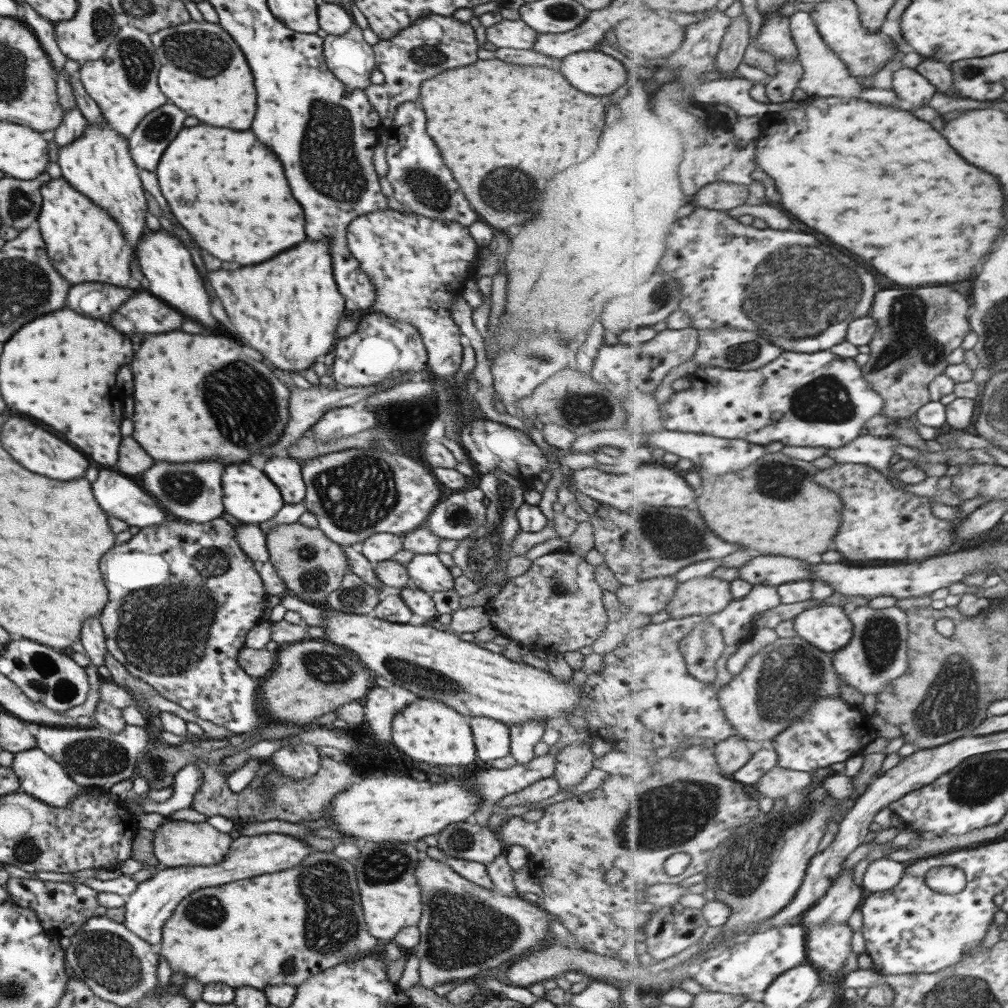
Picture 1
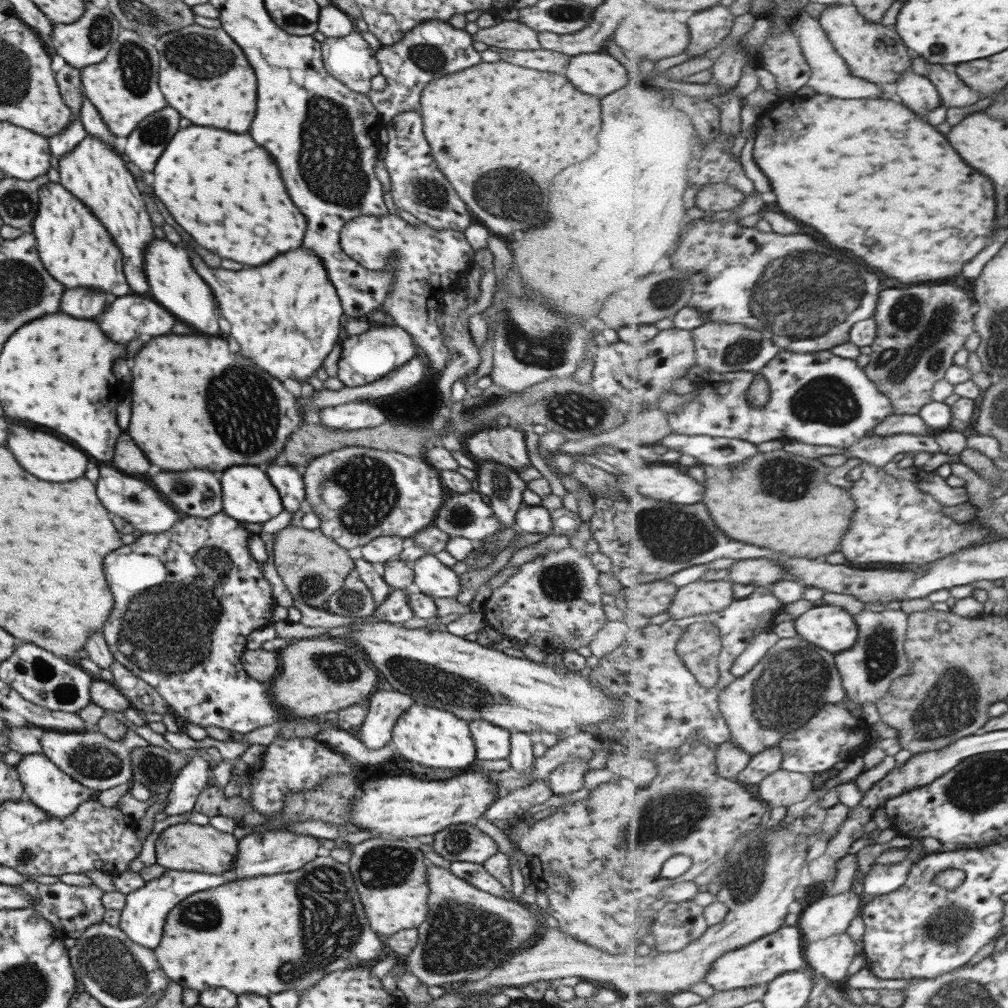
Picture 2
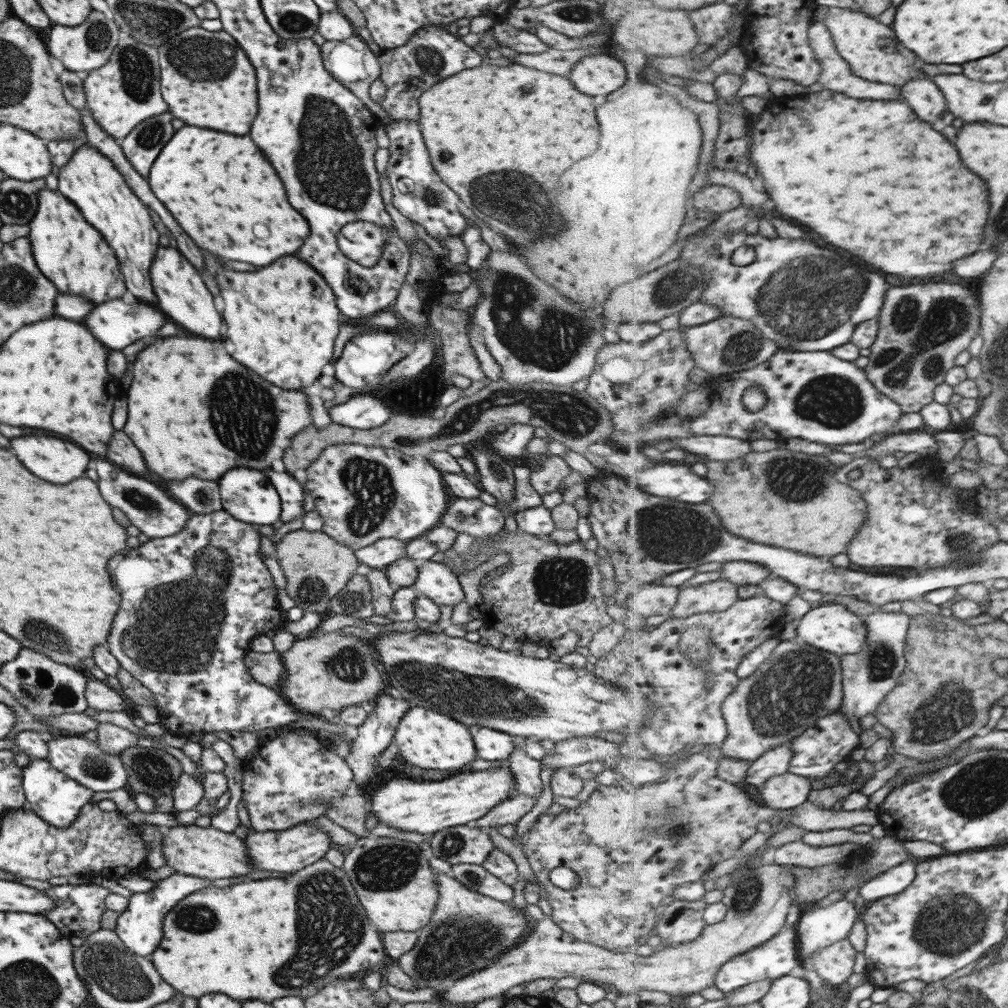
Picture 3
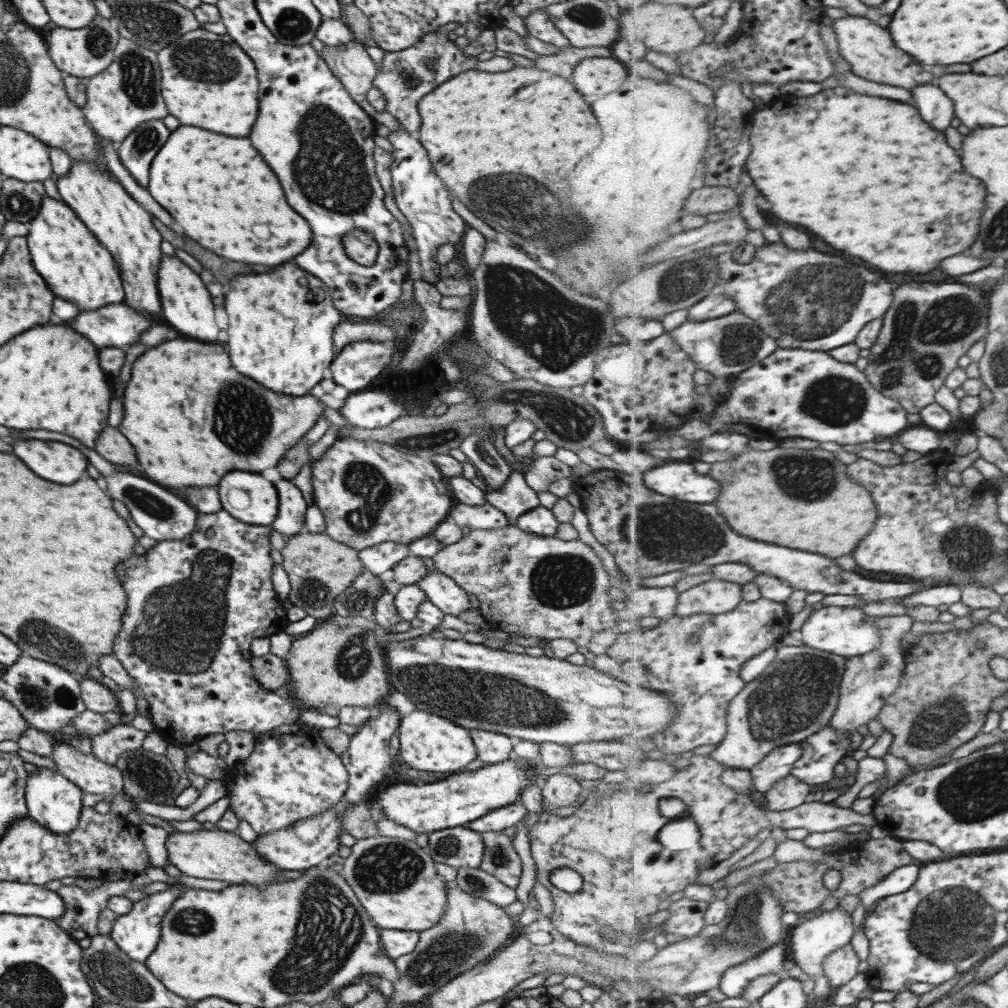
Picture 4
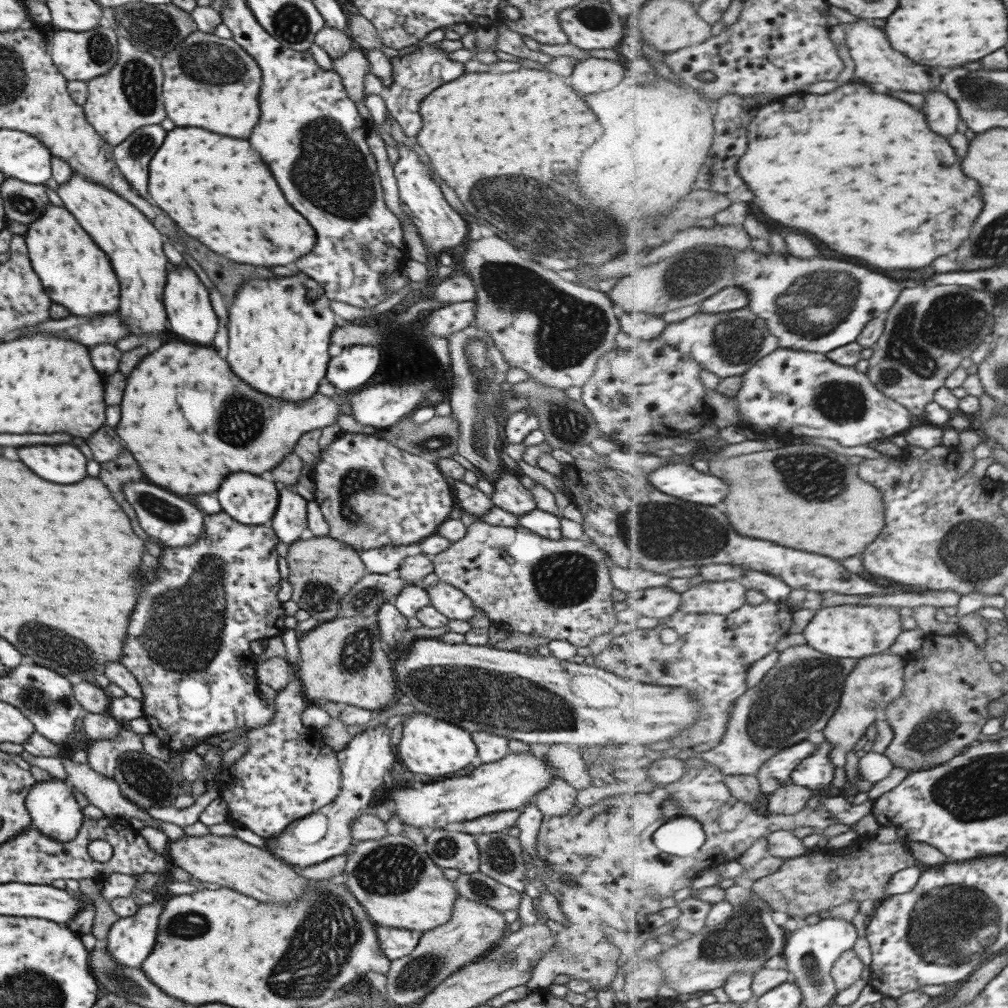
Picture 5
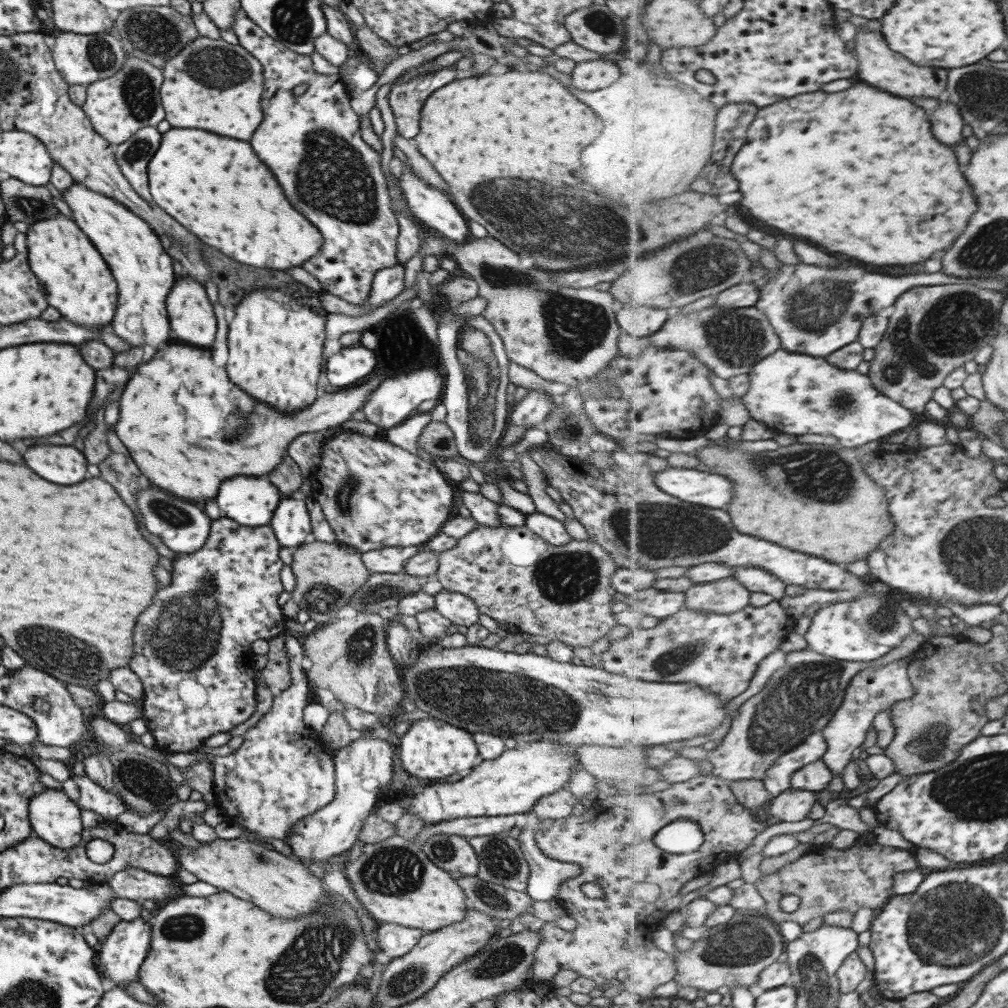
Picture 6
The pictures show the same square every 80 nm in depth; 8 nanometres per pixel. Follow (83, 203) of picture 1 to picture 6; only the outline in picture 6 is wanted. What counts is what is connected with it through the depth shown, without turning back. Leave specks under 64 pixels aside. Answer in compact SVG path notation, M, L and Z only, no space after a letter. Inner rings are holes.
M60 213L28 226L26 251L30 271L44 291L46 303L74 325L101 329L112 320L117 302L116 283L106 262L72 220Z

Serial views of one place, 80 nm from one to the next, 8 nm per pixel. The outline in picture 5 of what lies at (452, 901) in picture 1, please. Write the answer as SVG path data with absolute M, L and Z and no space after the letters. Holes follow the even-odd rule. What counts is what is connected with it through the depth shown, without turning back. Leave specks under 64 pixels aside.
M457 895L452 910L447 922L421 933L415 948L409 954L390 961L385 974L386 992L382 995L383 998L407 1006L418 1003L450 974L481 958L488 948L492 948L507 933L504 916L494 908L485 906L485 903L473 902Z

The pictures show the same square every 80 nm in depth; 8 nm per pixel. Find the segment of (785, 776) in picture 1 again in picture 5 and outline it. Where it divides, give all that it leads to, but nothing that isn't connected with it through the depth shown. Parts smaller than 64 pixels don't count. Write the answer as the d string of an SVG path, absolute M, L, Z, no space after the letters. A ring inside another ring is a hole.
M789 783L767 795L769 812L777 815L792 815L805 809L809 798L815 795L805 786Z

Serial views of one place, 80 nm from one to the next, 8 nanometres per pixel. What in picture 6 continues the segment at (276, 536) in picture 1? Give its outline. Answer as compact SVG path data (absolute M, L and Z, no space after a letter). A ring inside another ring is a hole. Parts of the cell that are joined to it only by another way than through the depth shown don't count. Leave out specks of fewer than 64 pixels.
M339 542L301 543L291 550L292 561L289 564L293 573L295 586L290 592L292 601L298 610L305 611L318 626L333 622L337 611L343 608L348 598L363 585L370 572L362 563L360 552L352 546Z

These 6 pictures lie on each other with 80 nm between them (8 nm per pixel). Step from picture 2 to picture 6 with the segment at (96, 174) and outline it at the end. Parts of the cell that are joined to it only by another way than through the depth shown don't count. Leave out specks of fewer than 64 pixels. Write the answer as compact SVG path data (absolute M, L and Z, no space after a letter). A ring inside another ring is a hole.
M73 183L69 190L62 192L61 198L71 209L72 222L83 231L83 234L92 242L101 258L109 267L113 280L116 283L117 302L111 322L111 330L115 336L134 346L159 346L169 336L169 321L166 313L165 299L169 294L169 288L173 286L174 274L171 269L172 258L163 250L157 235L154 234L147 222L137 218L127 210L120 202L107 198L97 192L85 189L83 186Z

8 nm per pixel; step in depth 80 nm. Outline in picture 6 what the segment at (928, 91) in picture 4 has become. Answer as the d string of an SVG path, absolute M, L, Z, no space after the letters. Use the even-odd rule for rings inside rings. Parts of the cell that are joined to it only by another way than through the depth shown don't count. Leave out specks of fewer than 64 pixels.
M941 102L941 106L935 110L933 132L937 134L937 138L941 138L941 142L949 146L955 146L957 142L961 142L965 124L960 108L951 102Z

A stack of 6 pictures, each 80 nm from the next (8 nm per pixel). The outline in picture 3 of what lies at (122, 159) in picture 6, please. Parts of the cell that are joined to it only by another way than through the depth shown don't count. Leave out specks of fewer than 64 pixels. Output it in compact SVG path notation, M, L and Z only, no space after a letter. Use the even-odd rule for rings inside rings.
M163 112L153 118L145 118L137 124L123 138L120 147L125 160L131 164L133 170L147 178L149 166L157 158L163 144L173 136L171 128L171 114Z

